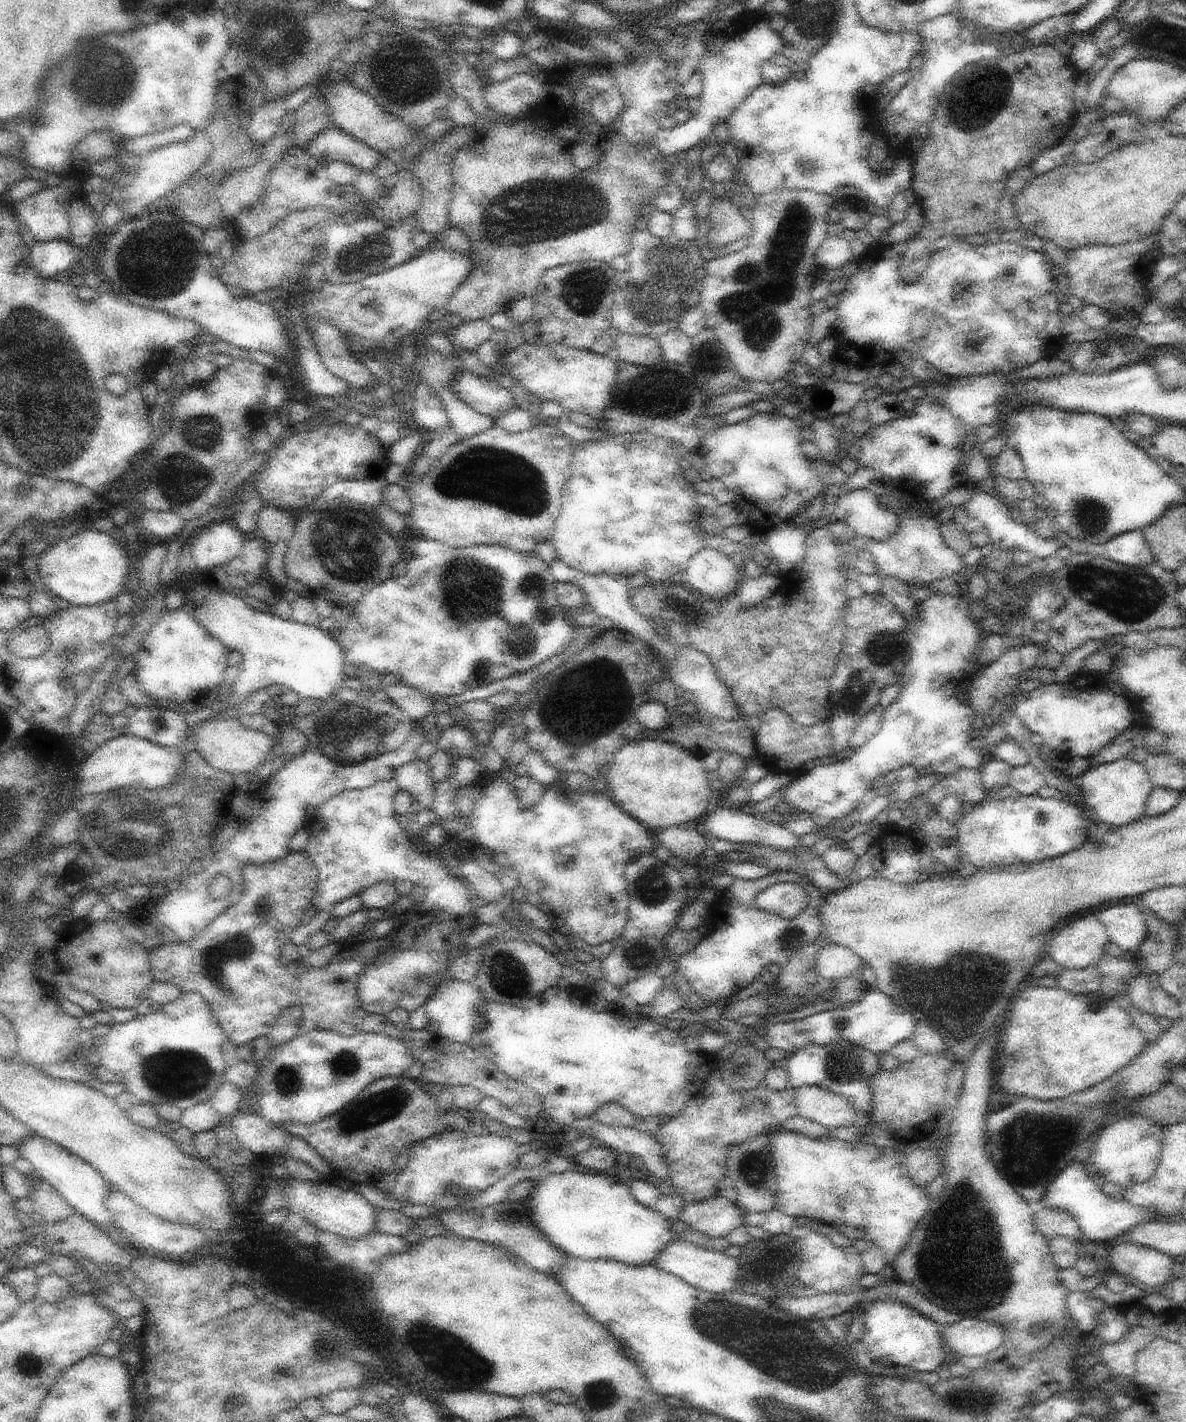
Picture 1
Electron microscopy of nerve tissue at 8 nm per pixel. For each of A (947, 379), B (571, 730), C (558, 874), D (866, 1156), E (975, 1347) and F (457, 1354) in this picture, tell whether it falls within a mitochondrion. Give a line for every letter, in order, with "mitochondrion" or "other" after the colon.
A: other
B: other
C: other
D: other
E: other
F: mitochondrion

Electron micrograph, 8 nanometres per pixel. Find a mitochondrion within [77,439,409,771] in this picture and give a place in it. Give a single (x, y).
(354, 725)

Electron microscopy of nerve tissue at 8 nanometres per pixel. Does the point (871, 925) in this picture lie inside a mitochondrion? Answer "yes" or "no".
no

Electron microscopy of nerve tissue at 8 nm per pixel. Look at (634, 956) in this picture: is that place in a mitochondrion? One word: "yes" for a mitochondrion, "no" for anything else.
yes

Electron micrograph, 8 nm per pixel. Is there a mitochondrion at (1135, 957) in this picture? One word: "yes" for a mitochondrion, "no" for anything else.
no

